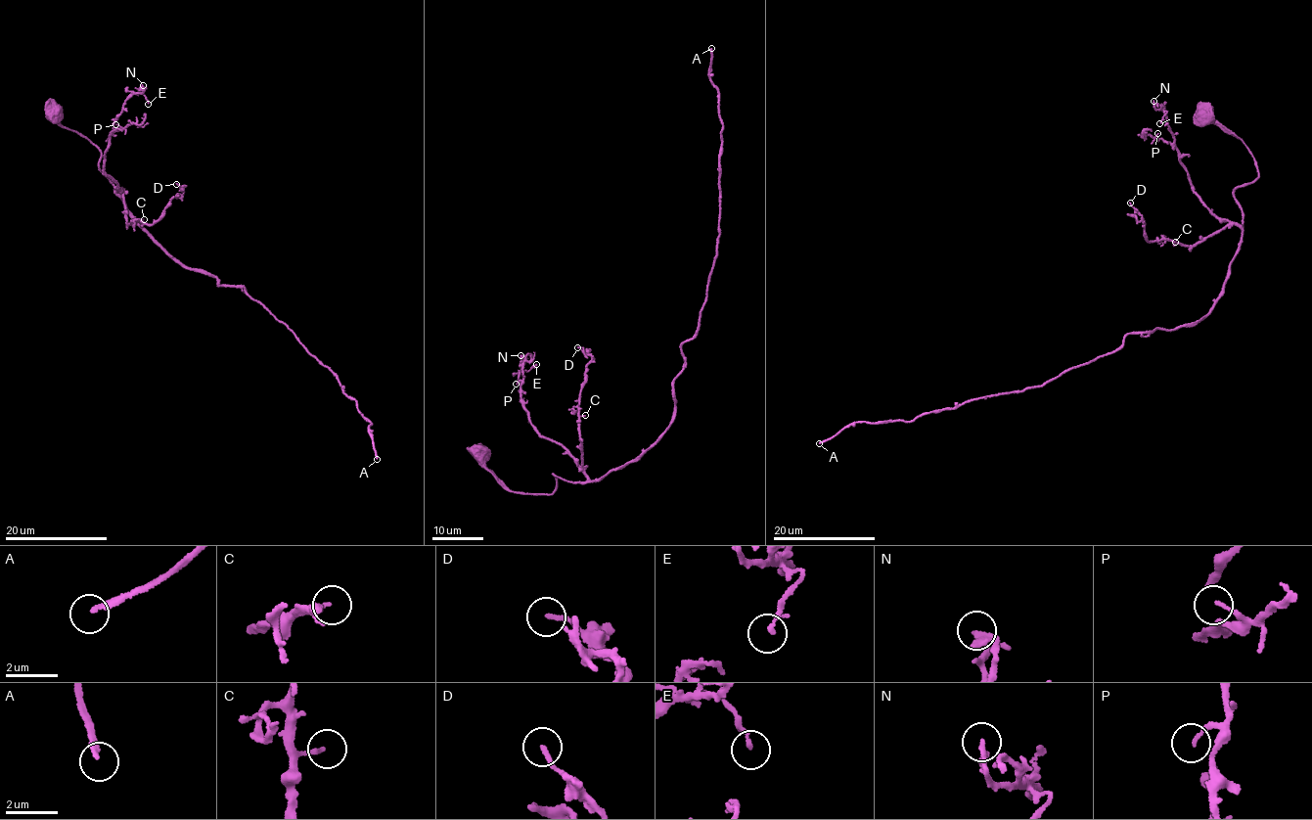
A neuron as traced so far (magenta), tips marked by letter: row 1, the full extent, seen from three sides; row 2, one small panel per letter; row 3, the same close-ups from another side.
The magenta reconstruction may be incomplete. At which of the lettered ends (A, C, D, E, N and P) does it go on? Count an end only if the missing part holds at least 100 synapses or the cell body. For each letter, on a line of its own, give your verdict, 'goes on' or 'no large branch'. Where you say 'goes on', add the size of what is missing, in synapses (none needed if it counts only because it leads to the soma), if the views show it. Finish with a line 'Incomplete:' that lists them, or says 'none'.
A: goes on; 250 synapses
C: no large branch
D: no large branch
E: no large branch
N: no large branch
P: no large branch
Incomplete: A

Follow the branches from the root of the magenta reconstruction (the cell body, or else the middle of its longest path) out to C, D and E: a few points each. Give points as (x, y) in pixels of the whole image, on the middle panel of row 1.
C: (480, 454), (514, 492), (548, 495), (553, 475), (582, 483), (578, 421), (585, 415)
D: (480, 454), (514, 492), (548, 495), (553, 475), (585, 481), (578, 394), (593, 357), (577, 347)
E: (480, 454), (514, 492), (548, 495), (553, 475), (585, 481), (523, 408), (519, 377), (536, 364)

